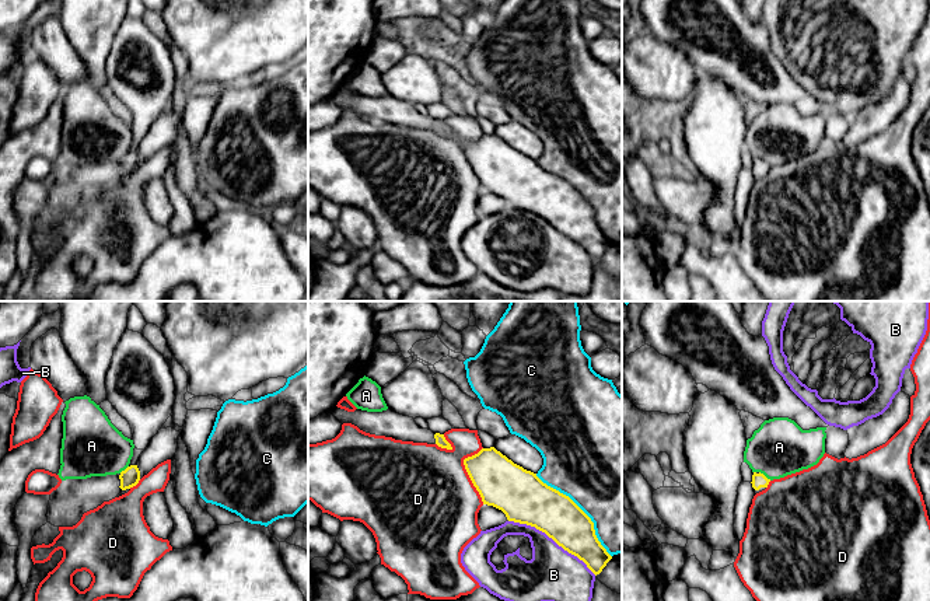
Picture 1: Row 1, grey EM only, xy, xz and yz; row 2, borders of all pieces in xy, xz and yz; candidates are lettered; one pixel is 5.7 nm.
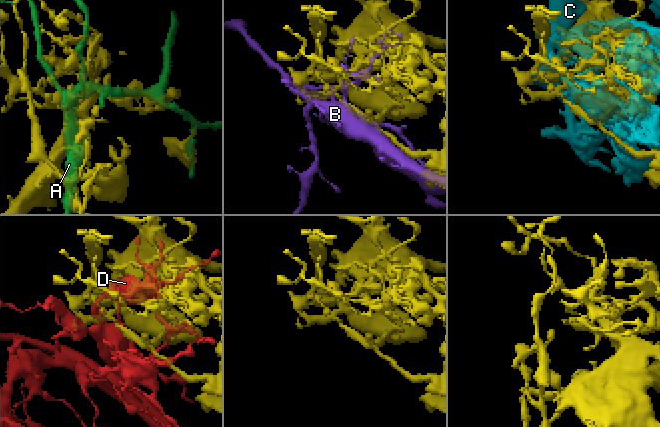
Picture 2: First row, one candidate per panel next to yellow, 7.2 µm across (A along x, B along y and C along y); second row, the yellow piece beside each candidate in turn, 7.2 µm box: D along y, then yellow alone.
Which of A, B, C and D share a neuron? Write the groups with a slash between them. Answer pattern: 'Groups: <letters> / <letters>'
Groups: A / B / C / D

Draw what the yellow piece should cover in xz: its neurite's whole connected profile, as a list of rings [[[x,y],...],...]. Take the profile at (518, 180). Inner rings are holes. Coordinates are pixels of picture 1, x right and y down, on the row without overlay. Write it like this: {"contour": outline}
{"contour": [[[494,133],[482,134],[478,140],[465,144],[464,151],[483,191],[501,196],[508,207],[545,219],[564,237],[583,247],[595,262],[612,245],[598,227],[591,205],[569,182],[548,172],[536,160],[514,150]]]}

